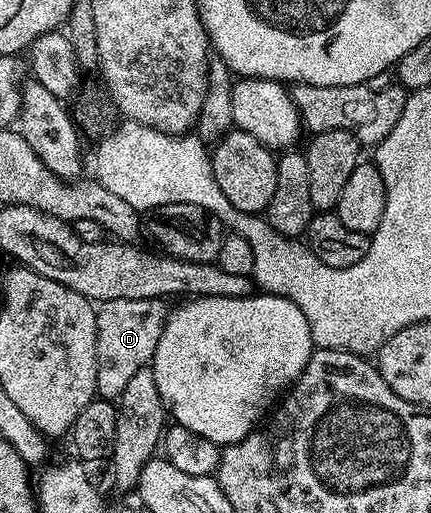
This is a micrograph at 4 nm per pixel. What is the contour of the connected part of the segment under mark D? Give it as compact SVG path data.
M114 298L99 305L98 322L98 378L96 391L103 399L115 401L126 390L130 378L138 370L149 367L156 352L158 340L162 338L164 323L170 315L170 308L163 299Z

